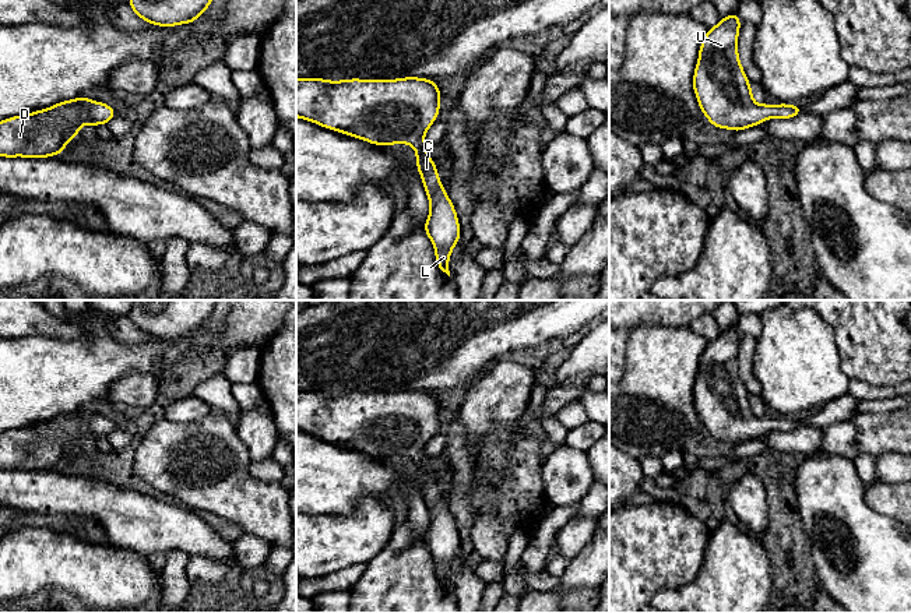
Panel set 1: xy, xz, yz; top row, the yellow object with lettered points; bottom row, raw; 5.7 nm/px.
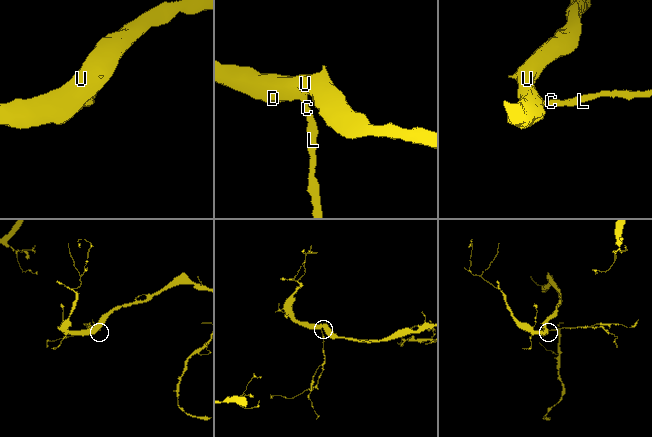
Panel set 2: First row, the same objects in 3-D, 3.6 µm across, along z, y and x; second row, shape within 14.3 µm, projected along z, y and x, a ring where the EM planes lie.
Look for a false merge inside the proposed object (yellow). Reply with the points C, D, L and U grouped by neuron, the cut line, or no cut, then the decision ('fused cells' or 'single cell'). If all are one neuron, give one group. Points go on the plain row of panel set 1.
C D L U; no cut; single cell

